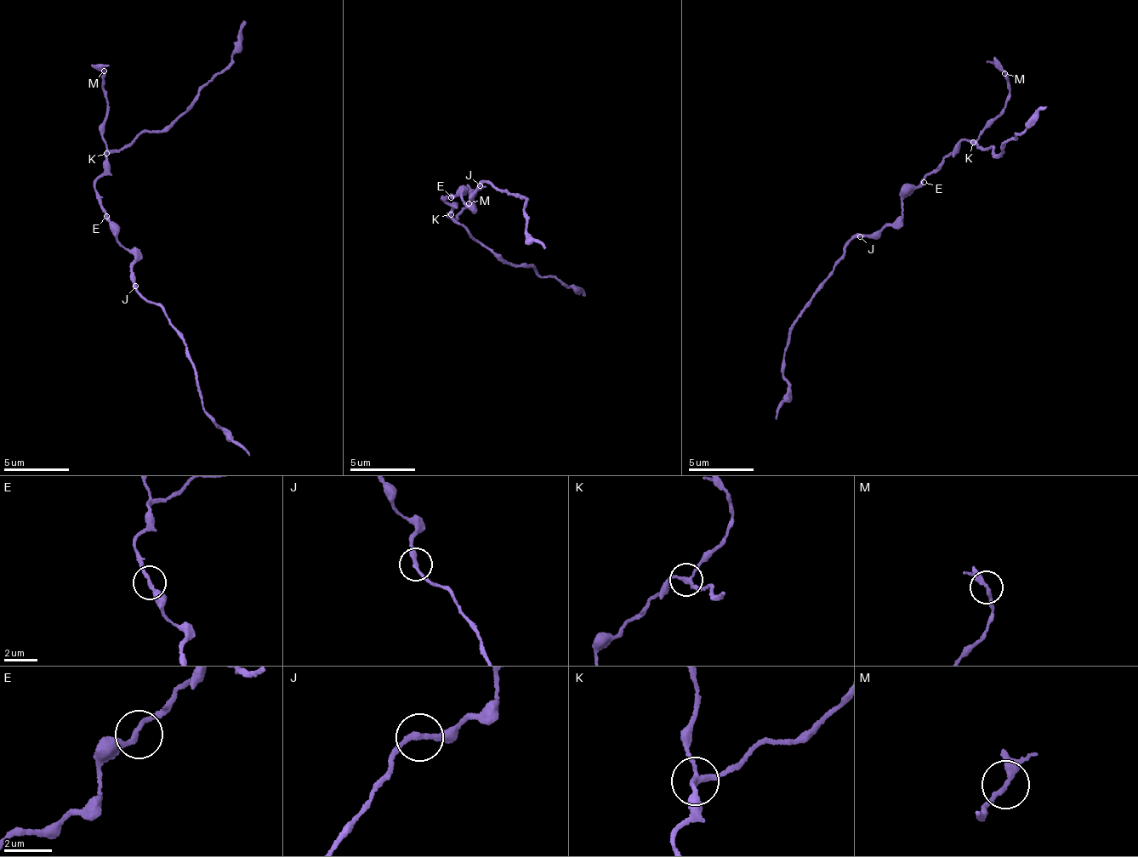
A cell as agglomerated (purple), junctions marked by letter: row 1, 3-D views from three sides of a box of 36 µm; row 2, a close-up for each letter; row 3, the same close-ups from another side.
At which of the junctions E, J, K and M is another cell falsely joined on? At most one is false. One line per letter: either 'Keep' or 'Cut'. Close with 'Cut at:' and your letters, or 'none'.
E: Keep
J: Keep
K: Cut
M: Keep
Cut at: K

